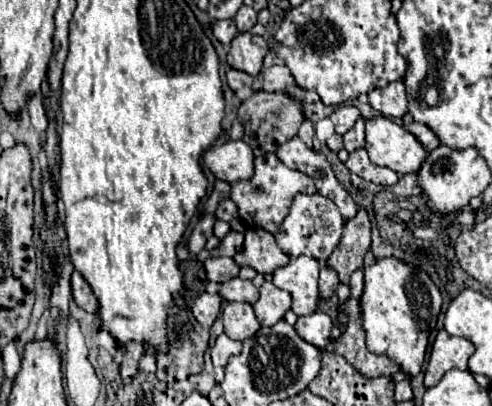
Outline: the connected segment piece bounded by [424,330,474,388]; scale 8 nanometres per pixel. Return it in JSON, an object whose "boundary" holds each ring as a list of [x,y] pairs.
{"boundary":[[[440,330],[434,344],[432,344],[424,386],[426,388],[436,386],[440,382],[440,378],[452,368],[466,370],[468,358],[472,356],[472,352],[474,352],[472,342],[468,342],[466,338],[450,336],[446,330]]]}

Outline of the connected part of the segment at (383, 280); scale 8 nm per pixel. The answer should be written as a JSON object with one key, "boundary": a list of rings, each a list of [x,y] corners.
{"boundary":[[[382,258],[370,268],[364,268],[364,294],[360,298],[360,310],[362,310],[362,326],[366,330],[366,346],[372,354],[384,354],[394,364],[400,366],[400,370],[406,376],[416,376],[422,370],[428,336],[436,326],[438,314],[440,314],[442,296],[430,276],[426,272],[420,272],[418,268],[412,268],[408,264],[400,264],[400,260]]]}

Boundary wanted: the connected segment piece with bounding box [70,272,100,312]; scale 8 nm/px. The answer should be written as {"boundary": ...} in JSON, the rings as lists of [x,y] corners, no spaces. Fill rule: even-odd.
{"boundary":[[[74,272],[72,274],[72,294],[74,294],[74,300],[80,308],[84,308],[86,312],[98,312],[98,300],[90,288],[90,284],[84,280],[84,276],[80,272]]]}

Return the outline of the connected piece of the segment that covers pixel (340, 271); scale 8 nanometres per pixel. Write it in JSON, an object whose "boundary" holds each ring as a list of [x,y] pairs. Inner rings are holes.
{"boundary":[[[360,208],[356,218],[344,226],[342,238],[328,258],[328,266],[336,270],[342,284],[348,284],[350,274],[362,268],[362,260],[368,248],[370,248],[370,220],[366,210]]]}

